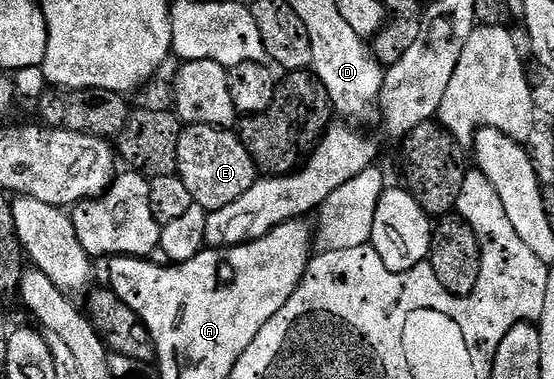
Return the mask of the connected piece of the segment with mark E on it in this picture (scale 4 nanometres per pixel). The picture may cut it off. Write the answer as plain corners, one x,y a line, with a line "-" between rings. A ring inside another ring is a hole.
197,123
187,124
181,130
176,167
178,176
190,192
193,204
207,212
216,212
238,201
258,178
258,168
252,154
233,130

